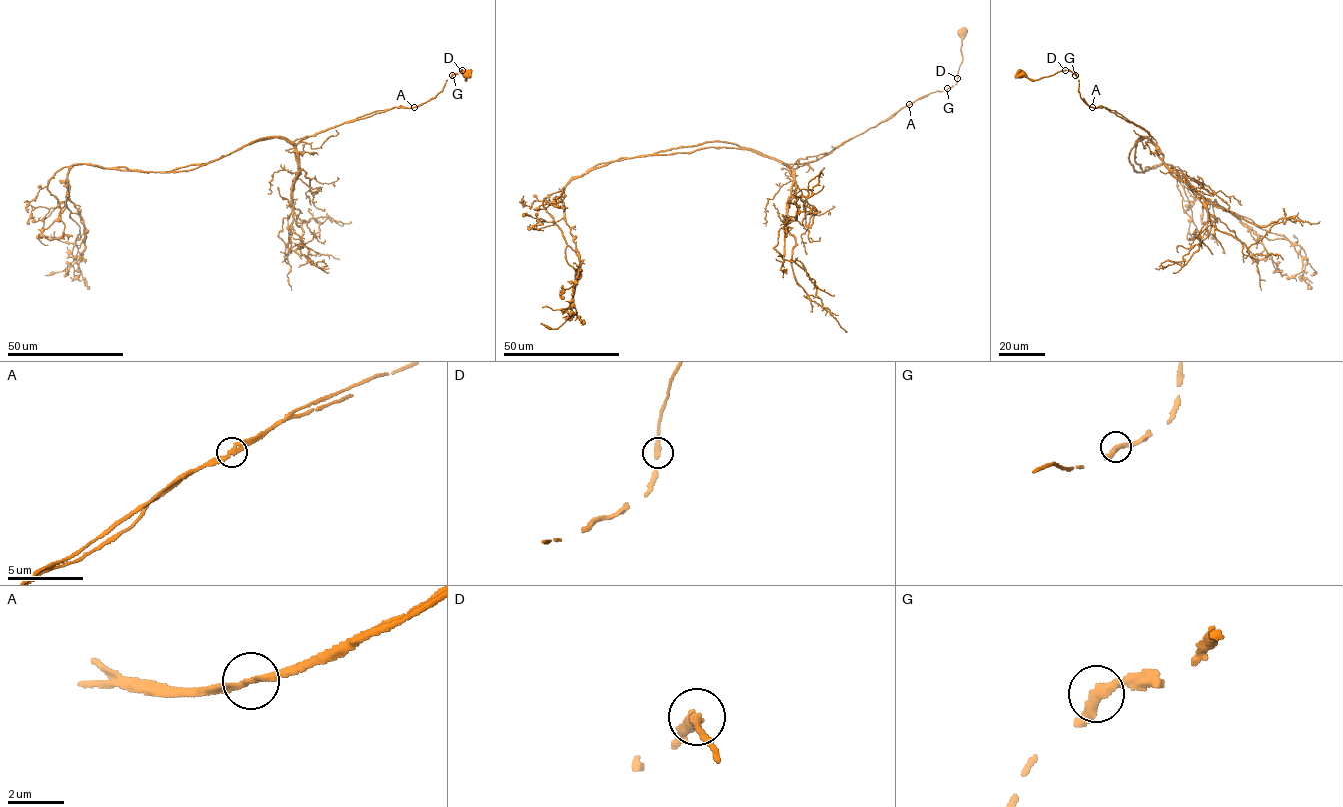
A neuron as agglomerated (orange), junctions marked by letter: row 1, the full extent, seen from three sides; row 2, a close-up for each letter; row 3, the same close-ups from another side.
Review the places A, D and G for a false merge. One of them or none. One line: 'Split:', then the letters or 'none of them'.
Split: A

